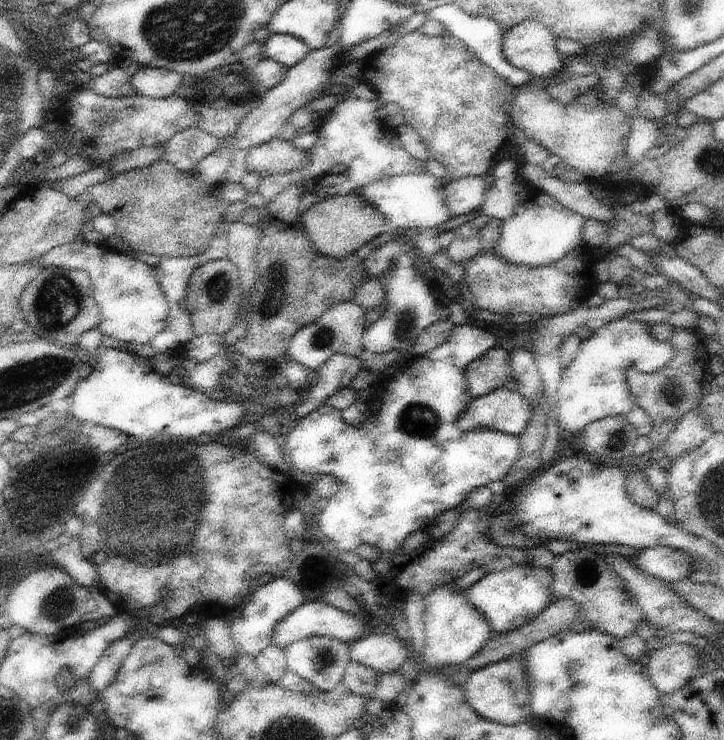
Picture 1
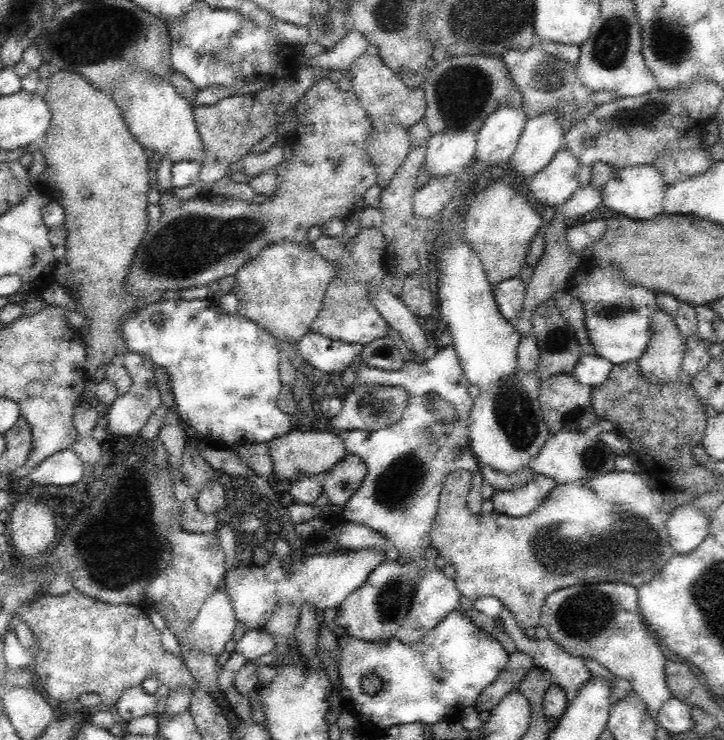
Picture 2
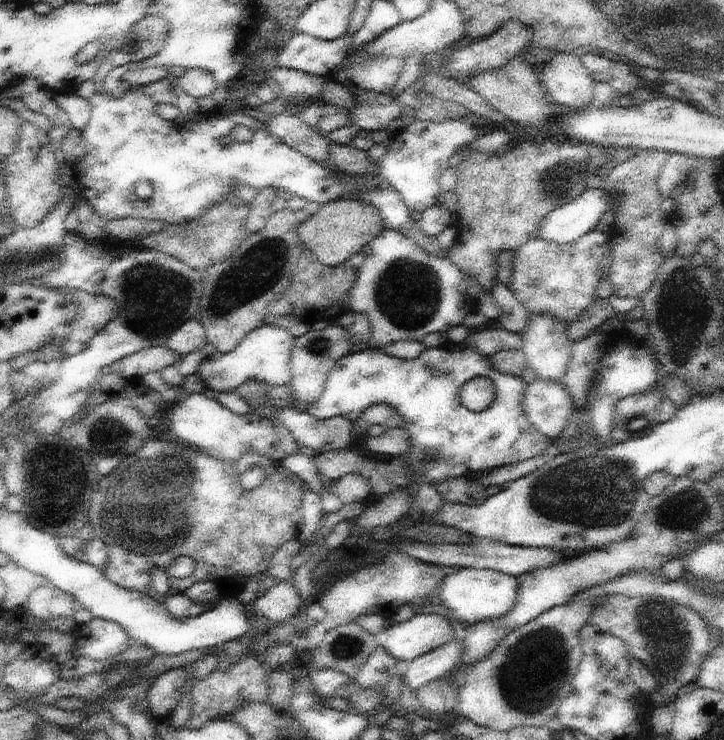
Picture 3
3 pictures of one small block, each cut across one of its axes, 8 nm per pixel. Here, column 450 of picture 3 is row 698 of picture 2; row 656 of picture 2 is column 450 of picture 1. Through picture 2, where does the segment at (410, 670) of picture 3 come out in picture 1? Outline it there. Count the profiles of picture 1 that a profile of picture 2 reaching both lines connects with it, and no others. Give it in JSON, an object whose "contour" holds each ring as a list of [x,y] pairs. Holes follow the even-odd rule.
{"contour":[[[451,581],[424,595],[426,646],[421,664],[428,669],[437,670],[436,668],[438,667],[438,670],[440,670],[443,666],[452,666],[469,661],[470,658],[484,648],[493,633],[492,627],[486,620],[486,617],[469,601],[467,591],[462,593],[455,592],[452,589],[453,584],[454,581]]]}

